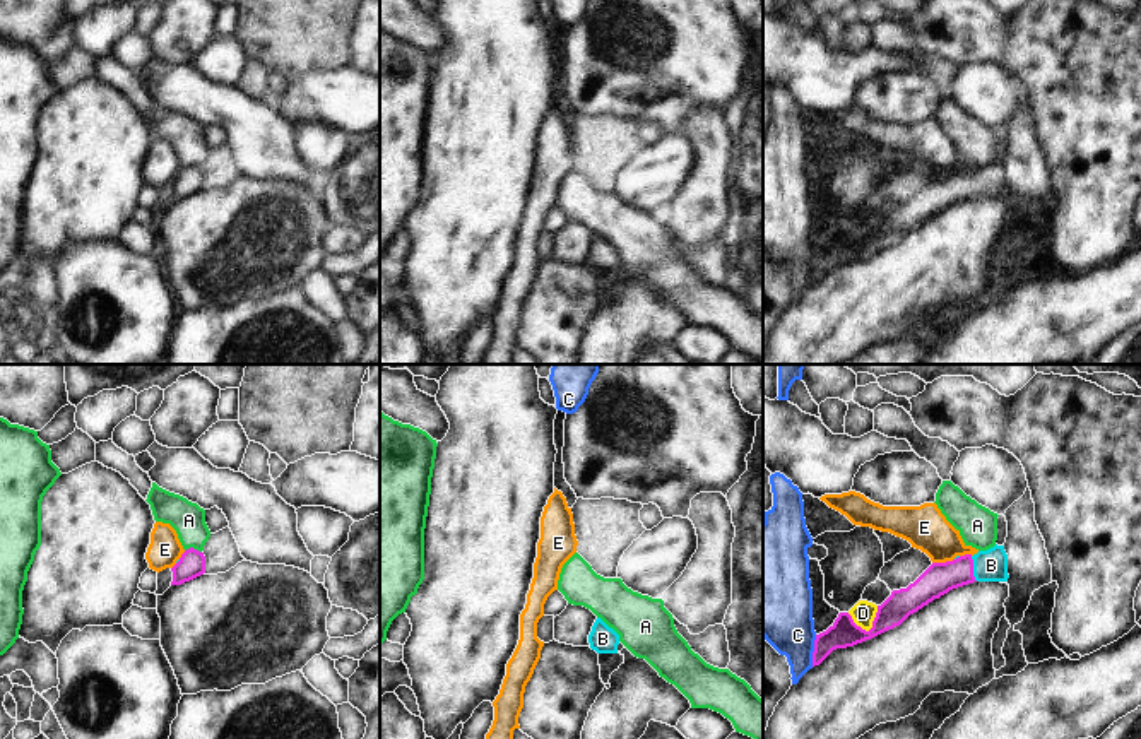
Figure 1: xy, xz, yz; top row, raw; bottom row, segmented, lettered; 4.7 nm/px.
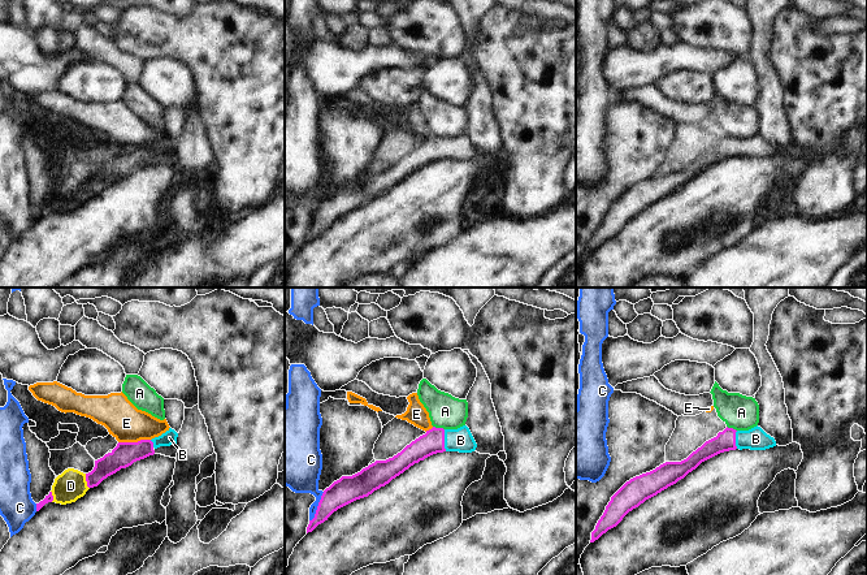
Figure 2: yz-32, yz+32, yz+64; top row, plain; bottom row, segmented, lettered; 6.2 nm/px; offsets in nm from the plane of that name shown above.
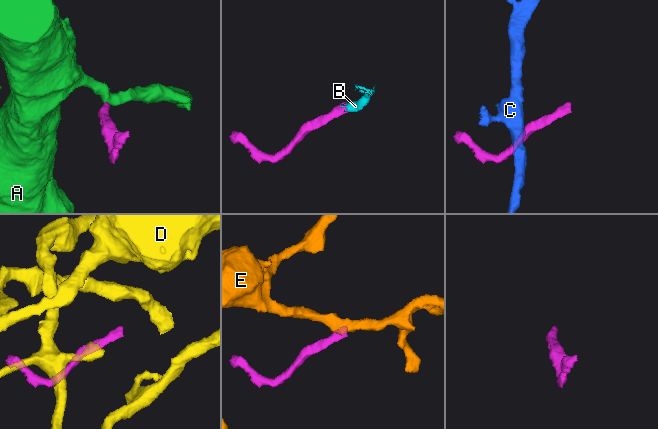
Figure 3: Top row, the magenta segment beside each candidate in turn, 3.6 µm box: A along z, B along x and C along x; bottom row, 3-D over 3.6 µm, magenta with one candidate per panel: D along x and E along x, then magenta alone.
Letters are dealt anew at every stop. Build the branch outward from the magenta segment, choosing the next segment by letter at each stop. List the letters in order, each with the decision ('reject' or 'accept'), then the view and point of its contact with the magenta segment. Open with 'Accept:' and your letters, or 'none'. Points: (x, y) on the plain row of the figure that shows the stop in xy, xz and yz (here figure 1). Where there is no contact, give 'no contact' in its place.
Accept: B
A: reject; contact xy (192, 165)
B: accept; contact yz (972, 185)
C: reject; contact yz (815, 267)
D: reject; contact yz (869, 247)
E: reject; contact yz (943, 180)

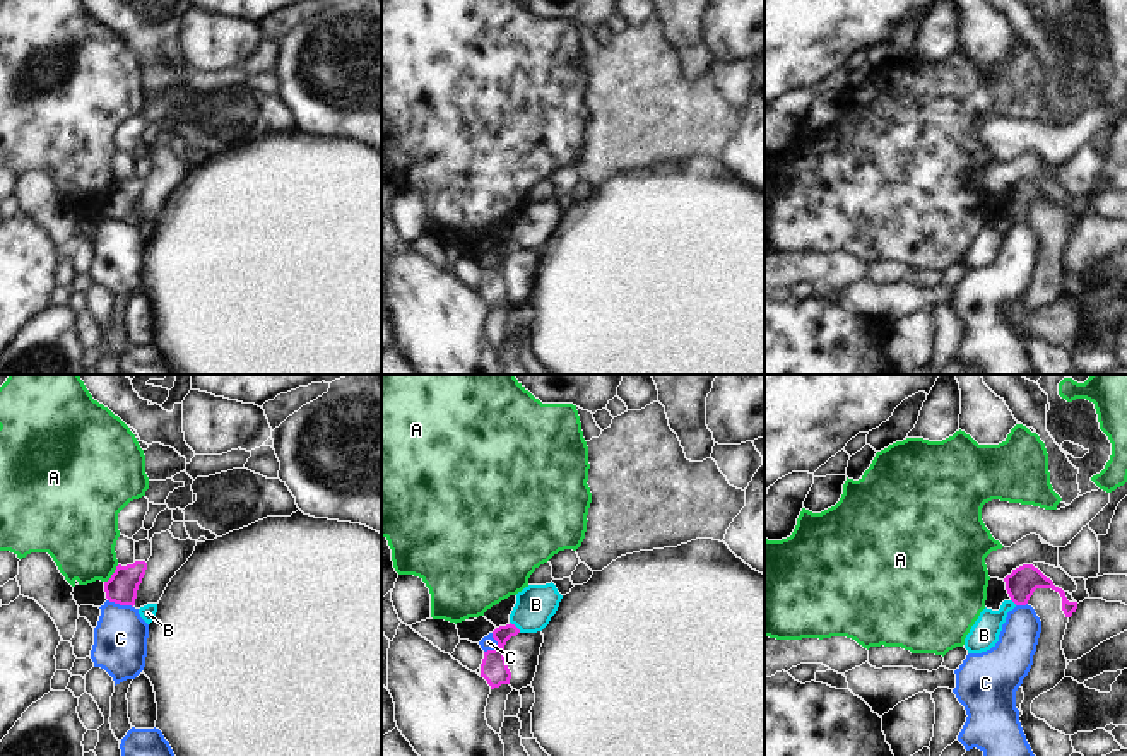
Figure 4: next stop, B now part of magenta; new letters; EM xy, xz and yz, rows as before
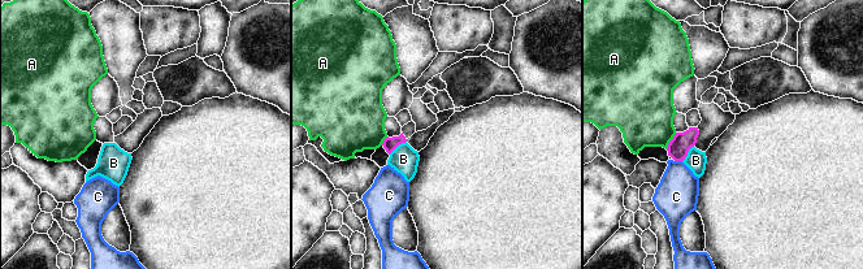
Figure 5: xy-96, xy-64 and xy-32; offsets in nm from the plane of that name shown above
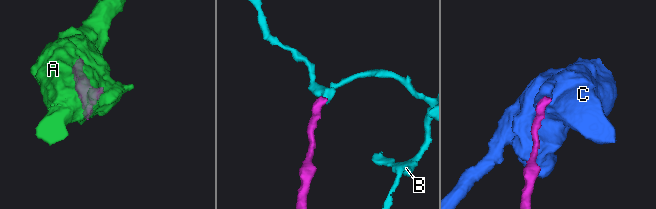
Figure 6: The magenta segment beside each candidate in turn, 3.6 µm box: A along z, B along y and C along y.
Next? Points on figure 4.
Accept: none
A: reject; contact xy (113, 190)
B: reject; contact xz (515, 243)
C: reject; contact xz (498, 262)

